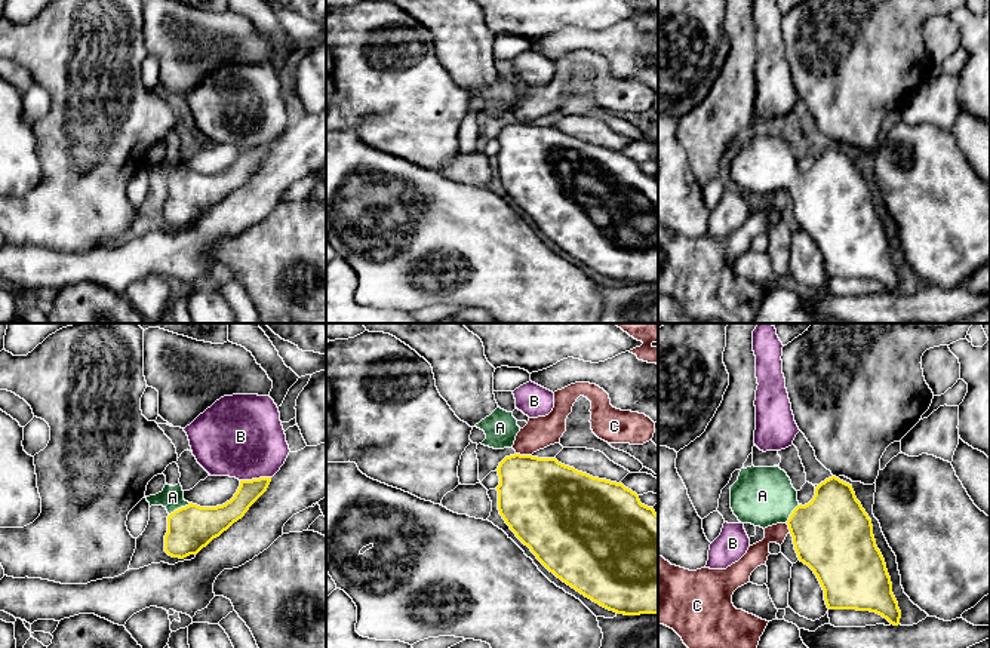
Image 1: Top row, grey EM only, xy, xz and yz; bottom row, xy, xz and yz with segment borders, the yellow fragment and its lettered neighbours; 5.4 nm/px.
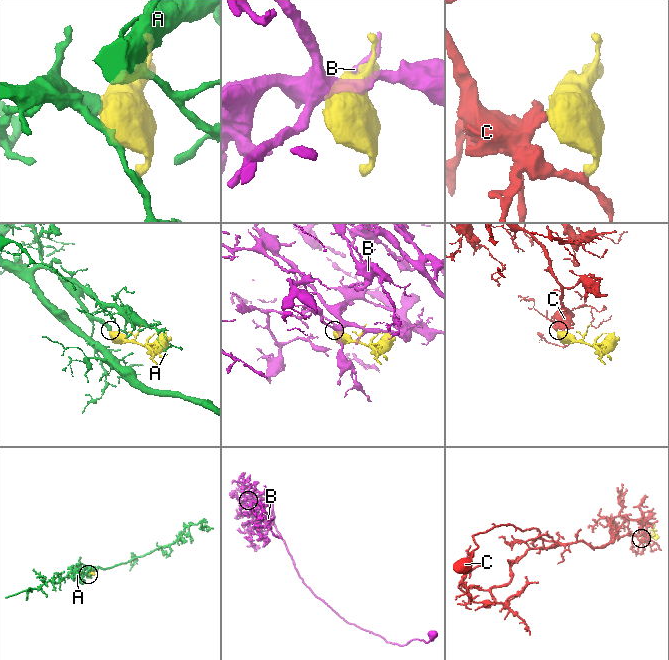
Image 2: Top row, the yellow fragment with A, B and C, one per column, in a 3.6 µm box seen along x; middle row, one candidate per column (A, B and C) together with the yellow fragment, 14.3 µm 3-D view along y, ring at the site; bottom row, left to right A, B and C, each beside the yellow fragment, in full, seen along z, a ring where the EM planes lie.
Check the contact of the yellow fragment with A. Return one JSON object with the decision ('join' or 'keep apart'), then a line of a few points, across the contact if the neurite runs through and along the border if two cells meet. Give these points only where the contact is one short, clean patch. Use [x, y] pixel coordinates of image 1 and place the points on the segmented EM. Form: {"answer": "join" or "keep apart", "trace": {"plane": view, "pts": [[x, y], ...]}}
{"answer": "join", "trace": {"plane": "xy", "pts": [[190, 528], [181, 507], [172, 497]]}}

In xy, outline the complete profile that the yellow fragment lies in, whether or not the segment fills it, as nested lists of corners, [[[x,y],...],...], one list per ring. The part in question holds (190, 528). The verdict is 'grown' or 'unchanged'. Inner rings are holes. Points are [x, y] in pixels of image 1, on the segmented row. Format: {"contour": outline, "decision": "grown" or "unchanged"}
{"contour": [[[271,477],[240,480],[234,497],[222,506],[200,507],[184,500],[181,483],[165,485],[163,491],[145,497],[151,506],[163,506],[167,516],[165,552],[184,559],[197,555],[213,538],[242,519],[249,507],[267,491]]], "decision": "grown"}

